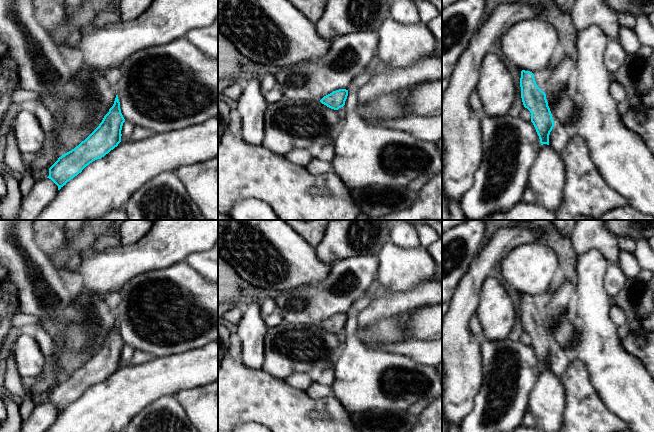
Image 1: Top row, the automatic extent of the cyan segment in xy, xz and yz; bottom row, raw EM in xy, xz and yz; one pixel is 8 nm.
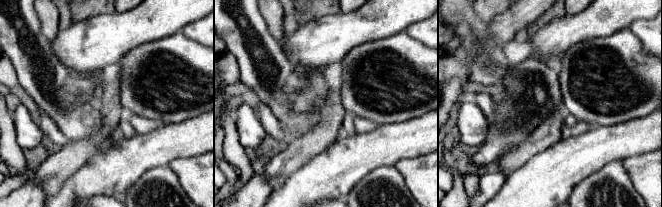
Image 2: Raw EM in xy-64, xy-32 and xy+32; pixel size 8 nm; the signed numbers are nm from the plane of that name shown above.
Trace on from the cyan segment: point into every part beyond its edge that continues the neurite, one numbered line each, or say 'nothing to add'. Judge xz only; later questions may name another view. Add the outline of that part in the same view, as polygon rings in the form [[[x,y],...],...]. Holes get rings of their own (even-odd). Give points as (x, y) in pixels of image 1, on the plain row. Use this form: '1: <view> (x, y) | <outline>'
nothing to add

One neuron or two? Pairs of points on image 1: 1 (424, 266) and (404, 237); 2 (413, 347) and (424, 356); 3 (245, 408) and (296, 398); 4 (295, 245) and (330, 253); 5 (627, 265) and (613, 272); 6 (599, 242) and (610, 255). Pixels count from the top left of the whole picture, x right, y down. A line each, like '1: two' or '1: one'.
1: two
2: one
3: one
4: two
5: two
6: one

